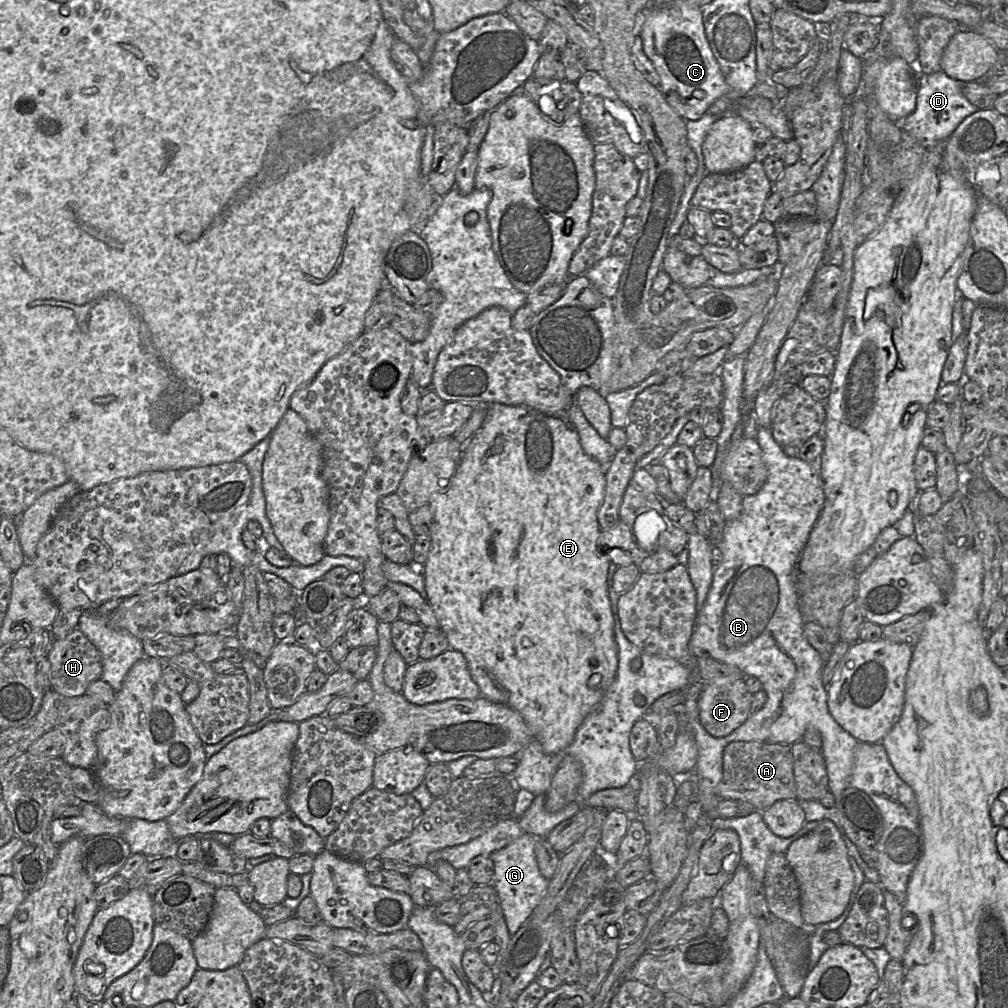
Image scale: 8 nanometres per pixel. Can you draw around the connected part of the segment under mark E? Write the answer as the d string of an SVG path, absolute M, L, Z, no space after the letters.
M493 403L485 406L487 406L487 409L484 422L481 428L464 445L462 445L461 458L451 482L447 487L448 489L443 492L432 494L429 500L433 517L430 532L431 548L427 561L422 567L422 573L425 578L427 601L429 602L438 620L440 629L447 637L450 648L460 651L465 656L471 677L478 685L481 696L490 701L508 705L518 711L530 731L532 740L538 741L542 745L545 753L556 754L566 749L573 742L576 731L582 724L583 720L597 708L607 689L613 683L618 668L618 647L615 641L614 619L609 593L607 590L608 569L612 562L599 544L599 535L601 530L597 519L598 509L603 503L605 497L605 467L584 452L580 444L576 427L570 421L567 410L540 411L526 405L507 405L501 403Z

